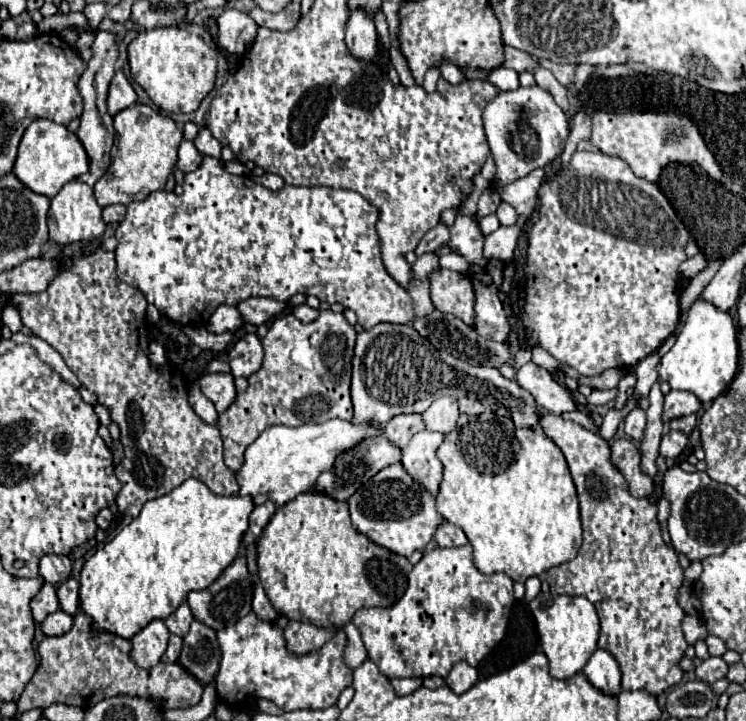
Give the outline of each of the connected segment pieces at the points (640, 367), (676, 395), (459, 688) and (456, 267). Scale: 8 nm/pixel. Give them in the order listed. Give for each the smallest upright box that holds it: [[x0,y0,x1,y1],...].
[[636,353,660,397],[664,389,702,421],[446,661,478,695],[439,252,469,273]]

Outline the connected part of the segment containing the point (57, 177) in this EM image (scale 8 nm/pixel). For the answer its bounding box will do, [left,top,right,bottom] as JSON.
[14,119,88,197]

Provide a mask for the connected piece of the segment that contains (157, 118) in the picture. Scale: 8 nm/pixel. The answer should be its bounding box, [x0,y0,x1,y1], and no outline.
[94,105,182,207]

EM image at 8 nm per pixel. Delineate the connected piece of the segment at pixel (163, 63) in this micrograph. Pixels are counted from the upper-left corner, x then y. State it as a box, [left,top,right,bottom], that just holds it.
[128,27,216,113]

